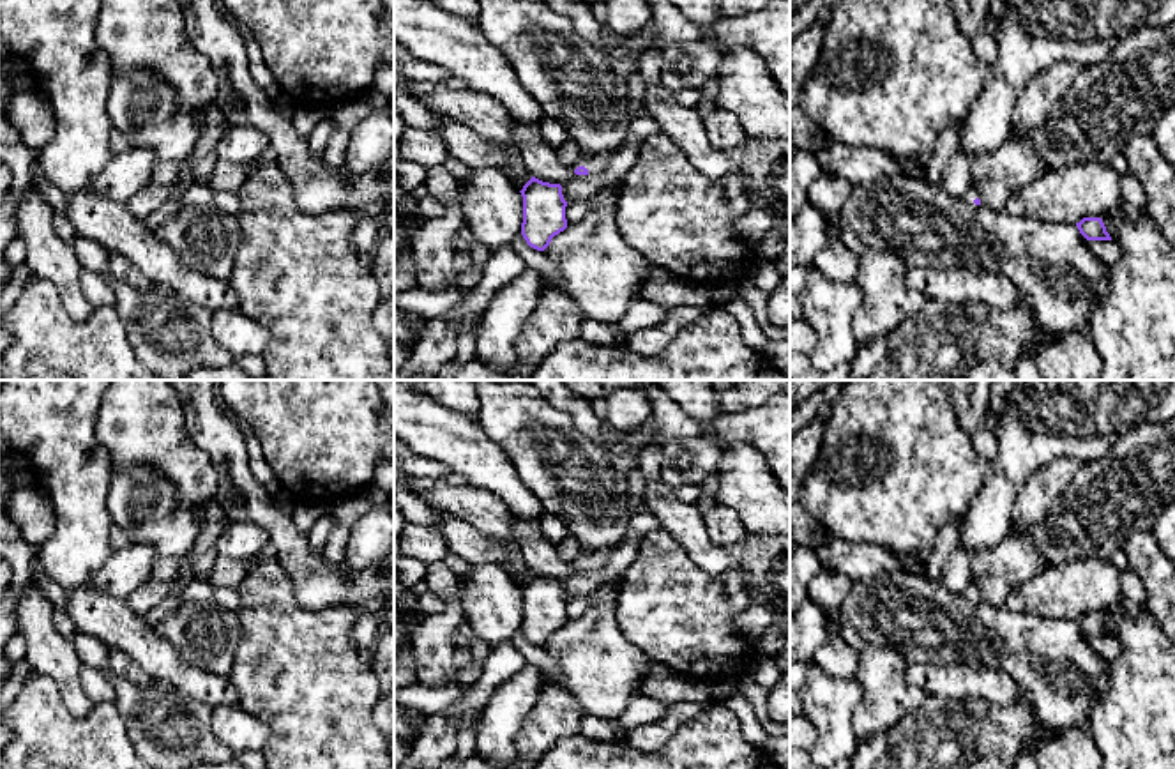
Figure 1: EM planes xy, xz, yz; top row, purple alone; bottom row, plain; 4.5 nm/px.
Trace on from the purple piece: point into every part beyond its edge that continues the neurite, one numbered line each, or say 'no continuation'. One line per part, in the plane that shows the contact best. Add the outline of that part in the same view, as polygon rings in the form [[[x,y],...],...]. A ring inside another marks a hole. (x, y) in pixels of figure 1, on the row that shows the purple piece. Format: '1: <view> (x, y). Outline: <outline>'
no continuation

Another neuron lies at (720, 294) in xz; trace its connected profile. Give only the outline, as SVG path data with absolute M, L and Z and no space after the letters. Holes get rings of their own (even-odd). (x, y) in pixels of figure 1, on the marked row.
M735 283L707 285L705 290L714 306L724 306L732 297L737 295Z

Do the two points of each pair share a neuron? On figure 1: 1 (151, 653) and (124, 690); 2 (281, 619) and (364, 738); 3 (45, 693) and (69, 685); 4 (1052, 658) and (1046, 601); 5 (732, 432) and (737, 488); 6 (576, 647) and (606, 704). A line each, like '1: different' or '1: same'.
1: different
2: same
3: different
4: different
5: different
6: same

